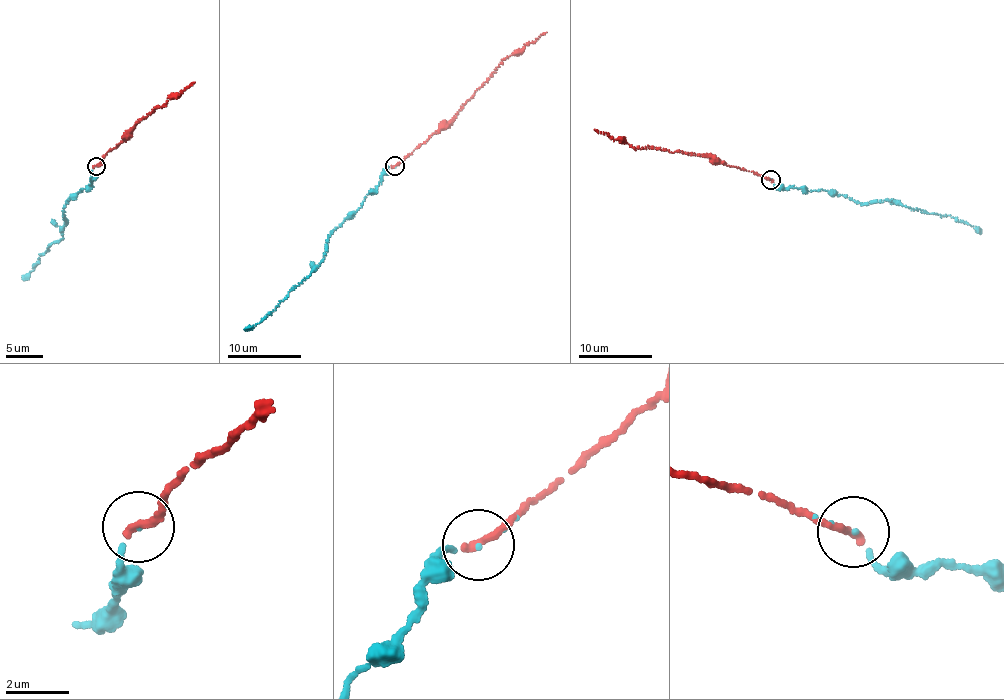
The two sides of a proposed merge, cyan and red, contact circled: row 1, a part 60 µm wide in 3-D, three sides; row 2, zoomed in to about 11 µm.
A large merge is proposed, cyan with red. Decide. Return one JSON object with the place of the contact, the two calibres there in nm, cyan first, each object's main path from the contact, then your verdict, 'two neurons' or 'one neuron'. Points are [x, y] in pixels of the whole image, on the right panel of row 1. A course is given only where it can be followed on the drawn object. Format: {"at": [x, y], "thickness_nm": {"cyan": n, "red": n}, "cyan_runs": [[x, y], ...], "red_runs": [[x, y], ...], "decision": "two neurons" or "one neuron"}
{"at": [770, 179], "thickness_nm": {"cyan": 110, "red": 280}, "cyan_runs": [[770, 179], [778, 187], [847, 195], [854, 201], [893, 202], [948, 215], [981, 233]], "red_runs": [[770, 179], [710, 158], [663, 148], [635, 147], [623, 138], [613, 139], [594, 129]], "decision": "one neuron"}

